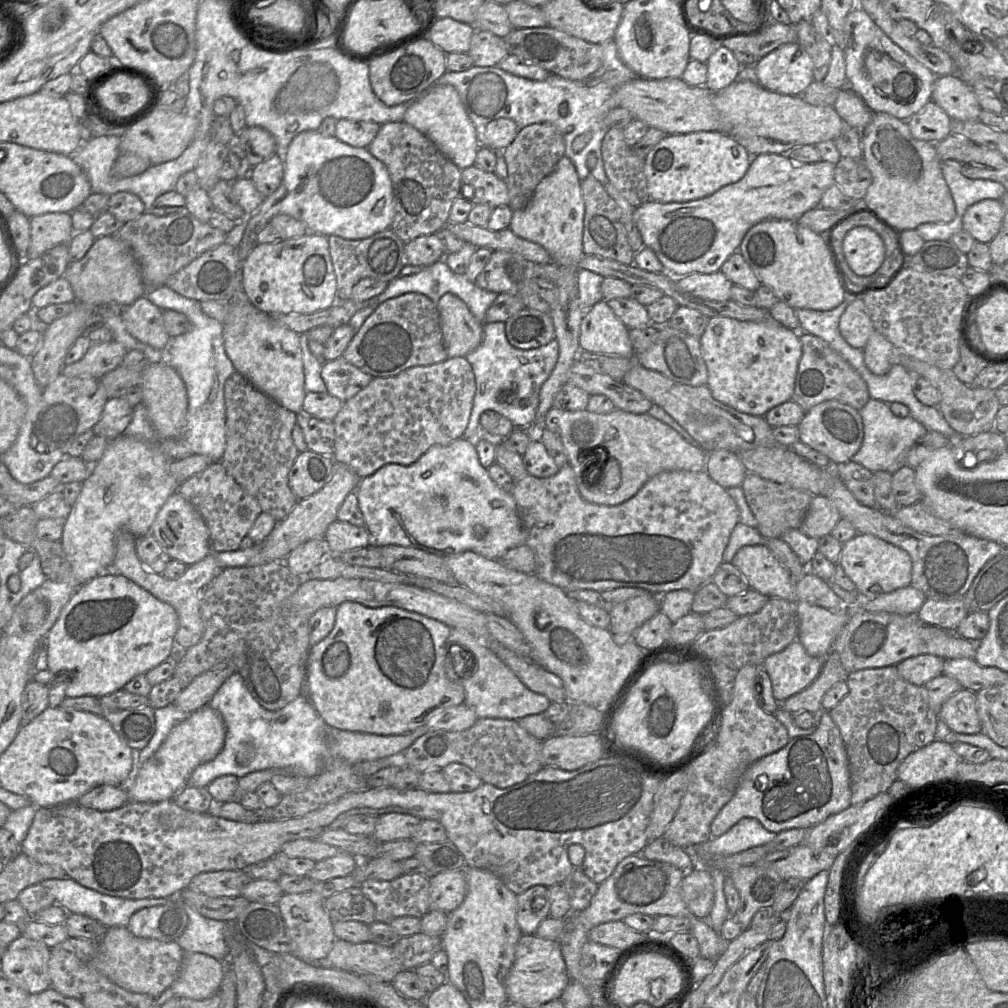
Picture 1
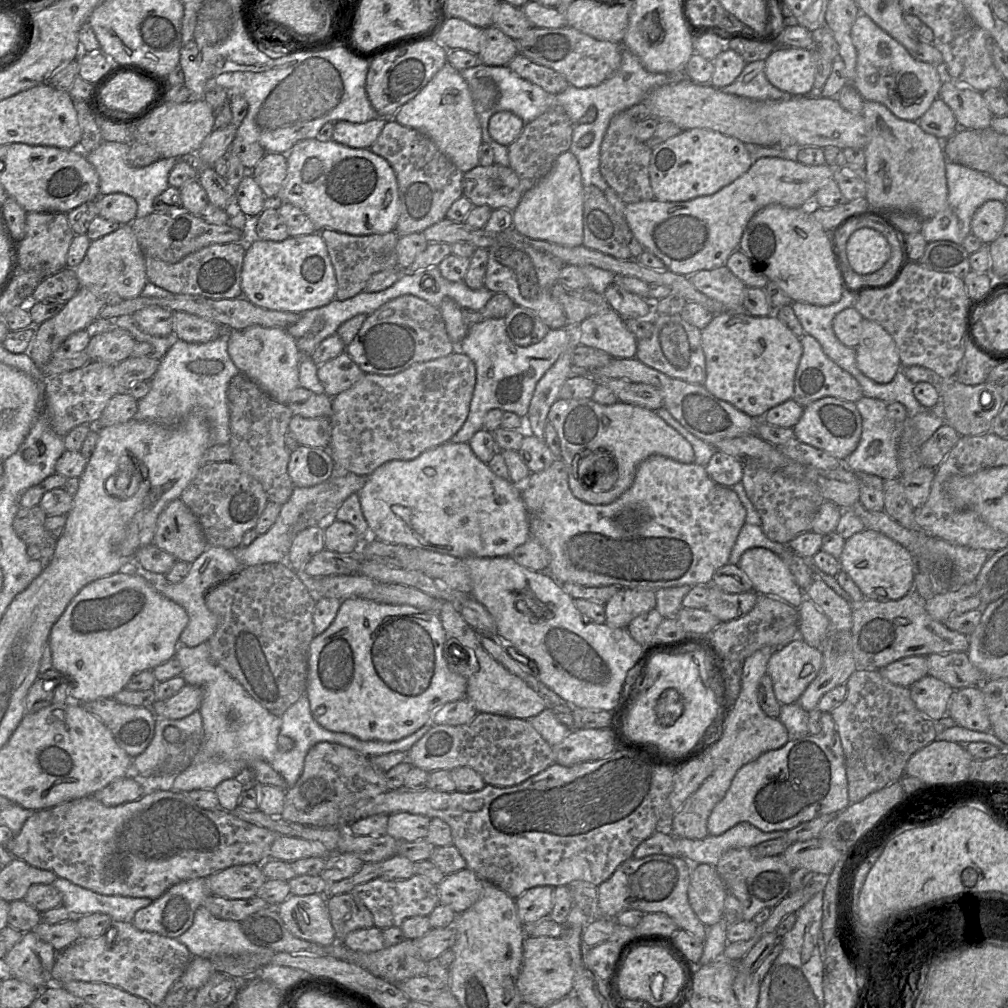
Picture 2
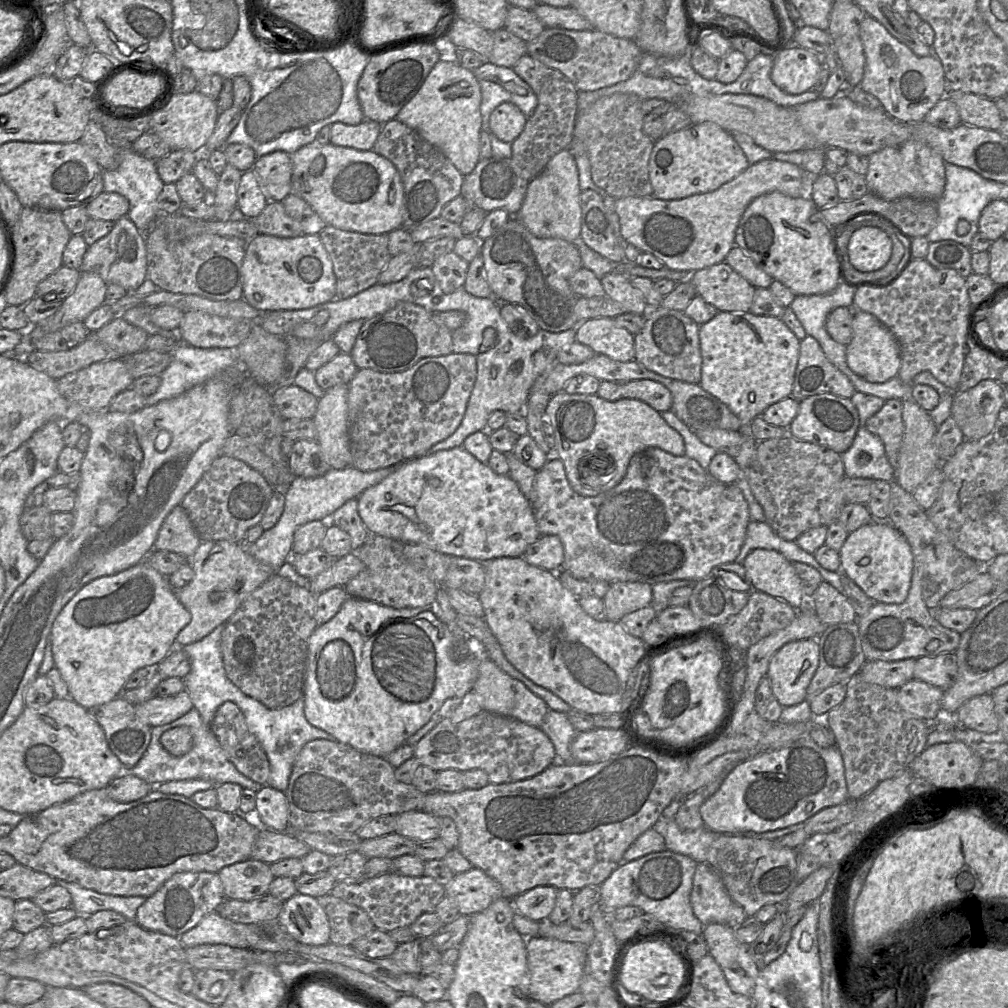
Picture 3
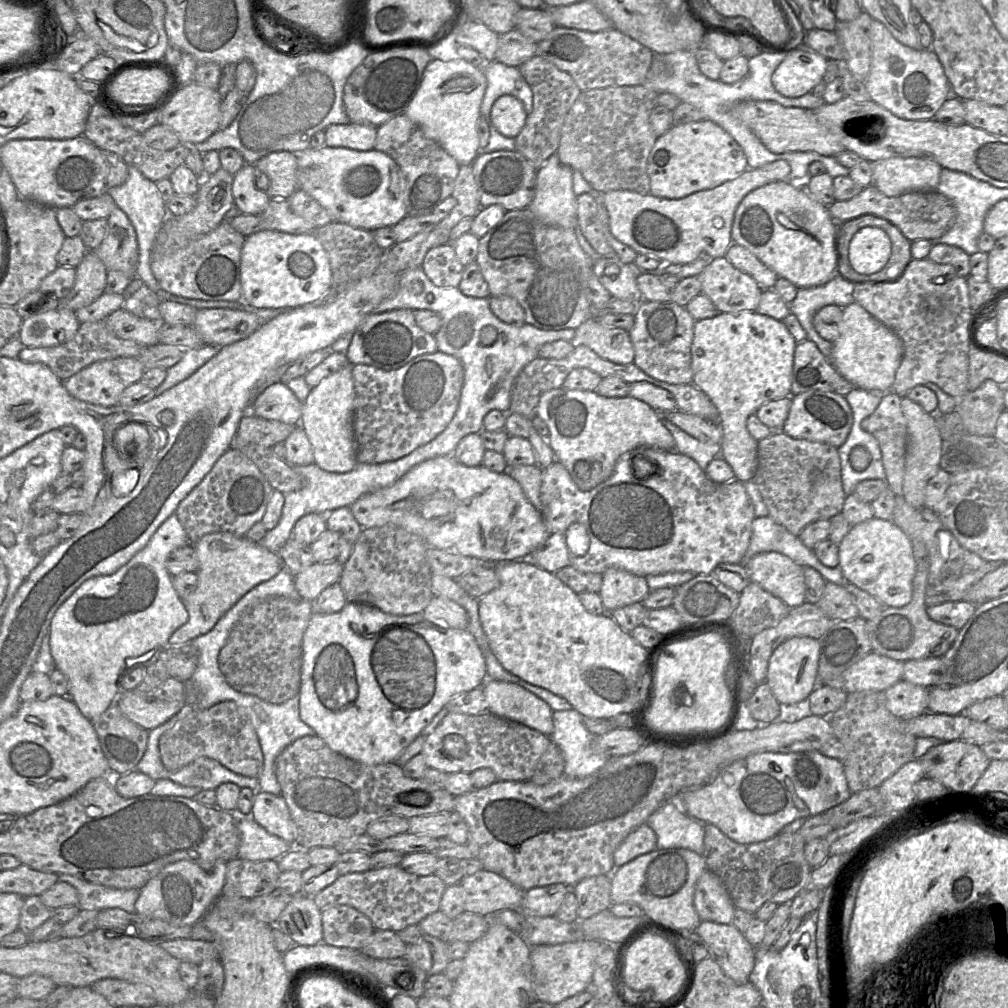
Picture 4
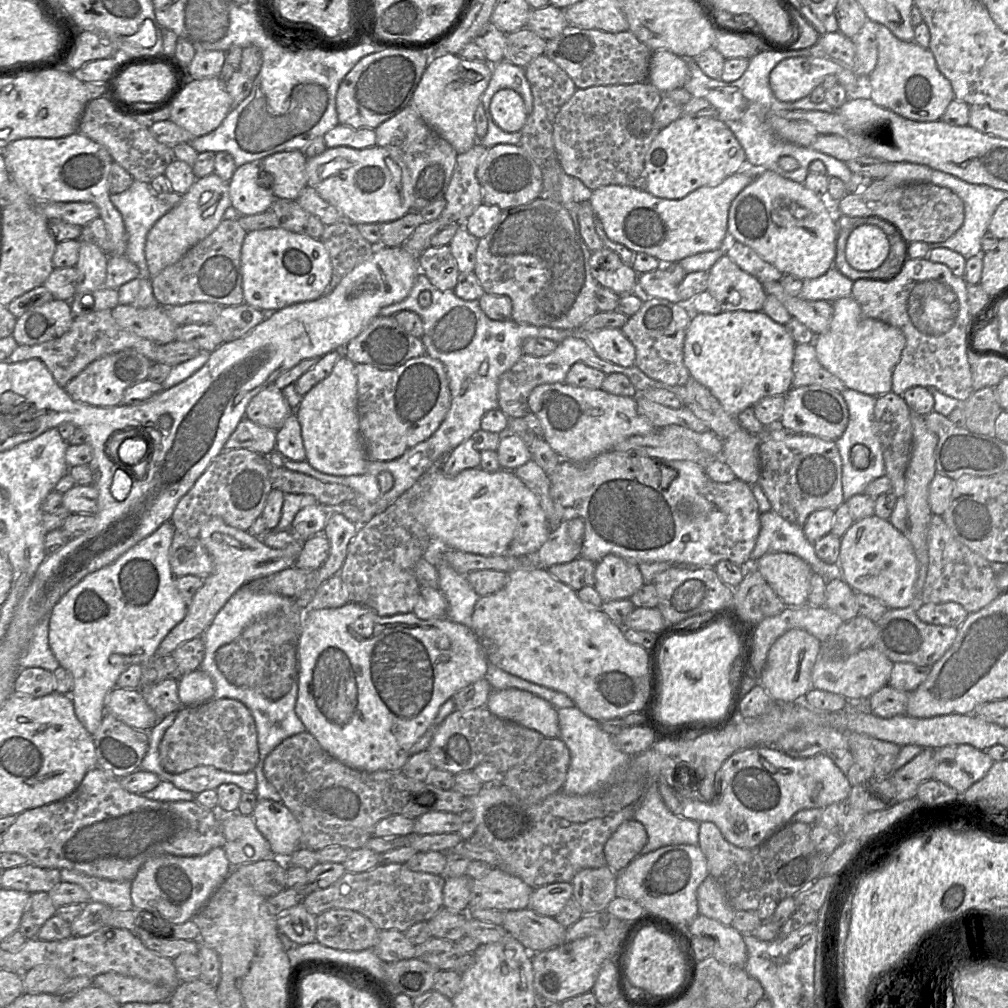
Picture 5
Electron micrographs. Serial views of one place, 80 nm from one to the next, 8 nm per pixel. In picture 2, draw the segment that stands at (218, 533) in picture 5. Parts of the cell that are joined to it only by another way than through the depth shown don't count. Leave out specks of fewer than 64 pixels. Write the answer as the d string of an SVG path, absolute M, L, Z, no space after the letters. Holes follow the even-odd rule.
M208 545L206 550L190 565L187 576L179 583L171 583L164 574L139 569L135 563L125 570L132 570L141 575L160 594L181 605L189 616L189 622L179 637L179 646L194 647L207 641L218 626L218 617L205 604L206 593L235 575L243 568L232 550L220 546Z

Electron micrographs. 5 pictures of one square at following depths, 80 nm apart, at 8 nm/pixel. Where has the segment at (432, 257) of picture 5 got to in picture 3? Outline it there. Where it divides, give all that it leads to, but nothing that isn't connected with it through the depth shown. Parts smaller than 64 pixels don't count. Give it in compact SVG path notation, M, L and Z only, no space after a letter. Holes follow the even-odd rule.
M454 251L441 255L431 265L431 269L442 291L452 293L465 283L469 262Z

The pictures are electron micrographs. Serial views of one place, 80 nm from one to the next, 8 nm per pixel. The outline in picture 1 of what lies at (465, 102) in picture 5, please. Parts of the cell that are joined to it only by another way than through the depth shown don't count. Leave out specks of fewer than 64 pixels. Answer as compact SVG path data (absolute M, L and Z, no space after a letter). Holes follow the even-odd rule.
M434 84L427 92L411 102L403 122L427 136L437 149L460 170L475 165L480 147L476 129L453 86Z

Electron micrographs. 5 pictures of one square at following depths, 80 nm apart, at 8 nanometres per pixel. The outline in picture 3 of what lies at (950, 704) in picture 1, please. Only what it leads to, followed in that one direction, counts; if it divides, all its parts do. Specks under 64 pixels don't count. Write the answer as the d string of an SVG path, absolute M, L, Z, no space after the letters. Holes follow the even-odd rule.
M983 694L966 701L955 713L959 725L982 733L995 733L998 719L991 694Z

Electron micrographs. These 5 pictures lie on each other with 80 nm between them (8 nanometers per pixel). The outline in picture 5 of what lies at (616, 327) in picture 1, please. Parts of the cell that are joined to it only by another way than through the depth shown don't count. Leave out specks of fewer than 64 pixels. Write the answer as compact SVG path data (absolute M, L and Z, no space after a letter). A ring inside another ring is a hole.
M604 328L581 336L600 358L623 367L635 364L635 347L620 329Z

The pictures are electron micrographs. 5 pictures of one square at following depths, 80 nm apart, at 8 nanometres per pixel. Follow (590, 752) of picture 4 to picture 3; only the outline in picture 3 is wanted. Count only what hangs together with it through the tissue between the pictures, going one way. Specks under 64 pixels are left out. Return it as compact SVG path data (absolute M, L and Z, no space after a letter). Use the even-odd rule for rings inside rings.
M549 709L540 729L553 743L558 761L575 763L570 746L578 732L570 723L566 713Z

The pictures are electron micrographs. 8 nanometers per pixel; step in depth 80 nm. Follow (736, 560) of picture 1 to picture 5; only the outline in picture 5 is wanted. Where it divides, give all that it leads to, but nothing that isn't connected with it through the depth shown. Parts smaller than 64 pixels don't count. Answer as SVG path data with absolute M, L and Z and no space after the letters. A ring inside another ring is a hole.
M767 553L752 564L787 606L808 601L813 571L802 558L789 553Z

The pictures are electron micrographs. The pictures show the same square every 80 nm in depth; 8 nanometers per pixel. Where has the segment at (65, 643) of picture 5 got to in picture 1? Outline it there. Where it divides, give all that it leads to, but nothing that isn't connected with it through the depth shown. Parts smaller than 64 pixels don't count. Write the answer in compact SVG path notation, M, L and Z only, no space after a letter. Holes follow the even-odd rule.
M178 491L173 493L158 511L150 533L171 560L187 566L195 564L212 552L209 529L200 513ZM103 573L74 592L49 630L44 642L48 669L62 681L66 681L67 697L100 698L122 690L135 676L146 674L169 660L176 647L175 634L178 626L177 612L170 604L154 597L123 575Z

